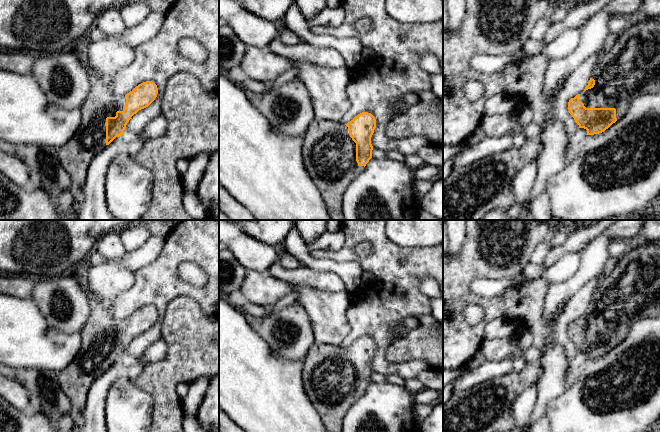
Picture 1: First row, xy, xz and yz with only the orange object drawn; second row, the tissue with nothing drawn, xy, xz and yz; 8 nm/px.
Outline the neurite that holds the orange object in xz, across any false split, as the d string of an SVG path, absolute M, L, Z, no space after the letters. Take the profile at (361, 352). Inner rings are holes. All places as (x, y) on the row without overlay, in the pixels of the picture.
M368 336L358 338L347 348L315 342L308 350L303 360L303 386L326 432L343 432L343 419L347 411L364 395L372 382L371 361L375 352L376 343Z

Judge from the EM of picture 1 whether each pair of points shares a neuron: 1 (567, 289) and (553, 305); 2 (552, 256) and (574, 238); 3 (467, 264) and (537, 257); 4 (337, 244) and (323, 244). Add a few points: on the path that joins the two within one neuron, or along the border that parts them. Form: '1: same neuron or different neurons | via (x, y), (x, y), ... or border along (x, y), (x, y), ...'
1: same neuron | via (563, 293), (555, 301)
2: same neuron | via (557, 251), (569, 243)
3: different neurons | border along (543, 238), (529, 261)
4: same neuron | via (334, 243), (326, 243)

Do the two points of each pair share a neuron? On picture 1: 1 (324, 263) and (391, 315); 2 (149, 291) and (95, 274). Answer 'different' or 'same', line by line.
1: different
2: different

